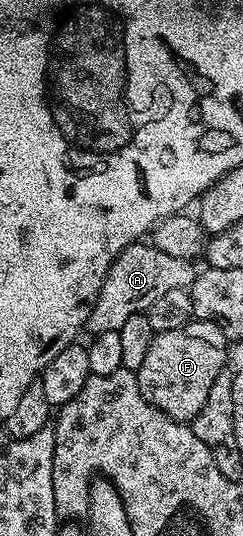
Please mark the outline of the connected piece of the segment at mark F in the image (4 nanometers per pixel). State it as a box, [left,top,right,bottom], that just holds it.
[136,321,226,423]

